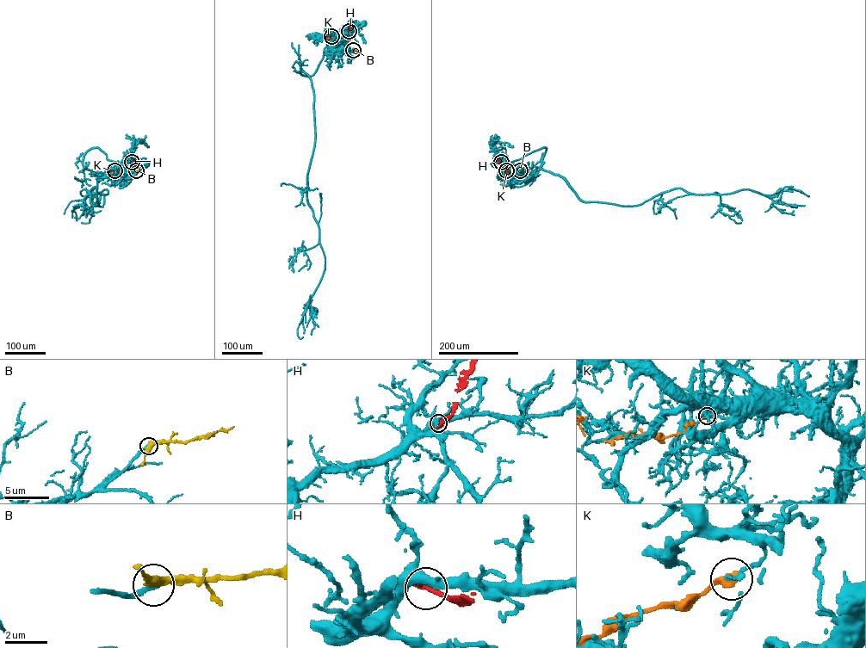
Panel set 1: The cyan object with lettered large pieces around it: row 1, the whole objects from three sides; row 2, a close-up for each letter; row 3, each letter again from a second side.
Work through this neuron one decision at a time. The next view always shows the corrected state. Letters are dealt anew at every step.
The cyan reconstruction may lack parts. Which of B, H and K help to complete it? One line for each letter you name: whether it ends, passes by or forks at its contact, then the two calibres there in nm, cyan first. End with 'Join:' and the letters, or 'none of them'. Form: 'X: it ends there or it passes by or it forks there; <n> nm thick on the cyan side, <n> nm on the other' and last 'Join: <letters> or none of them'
B: it passes by; 240 nm thick on the cyan side, 420 nm on the other
Join: B

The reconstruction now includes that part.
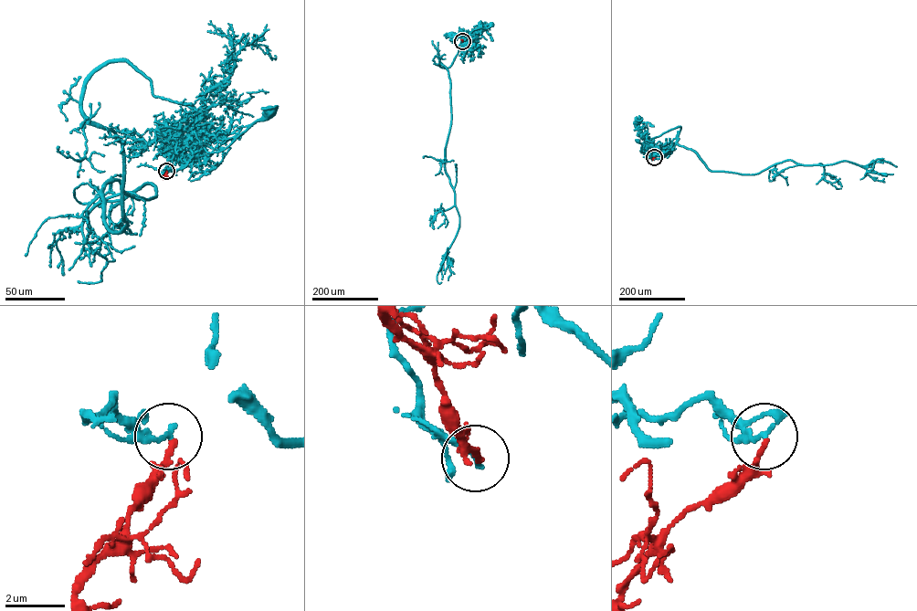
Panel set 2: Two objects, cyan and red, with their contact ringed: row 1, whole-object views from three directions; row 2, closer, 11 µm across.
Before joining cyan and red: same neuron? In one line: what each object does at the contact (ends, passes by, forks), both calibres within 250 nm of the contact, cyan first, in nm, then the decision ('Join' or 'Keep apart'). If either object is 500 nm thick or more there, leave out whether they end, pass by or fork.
At the ring cyan ends. At the ring red ends. Thickness 170 nm (cyan) against 180 nm. Join

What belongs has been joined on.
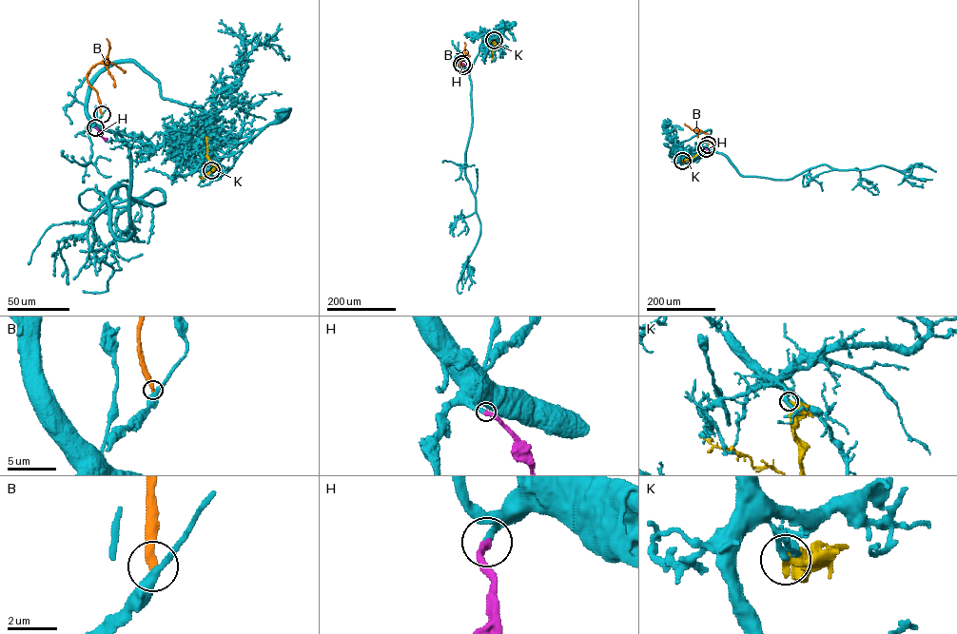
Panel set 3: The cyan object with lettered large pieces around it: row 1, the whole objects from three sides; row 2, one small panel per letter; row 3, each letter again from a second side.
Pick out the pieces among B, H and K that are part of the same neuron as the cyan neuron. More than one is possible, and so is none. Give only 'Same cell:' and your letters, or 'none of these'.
Same cell: H

